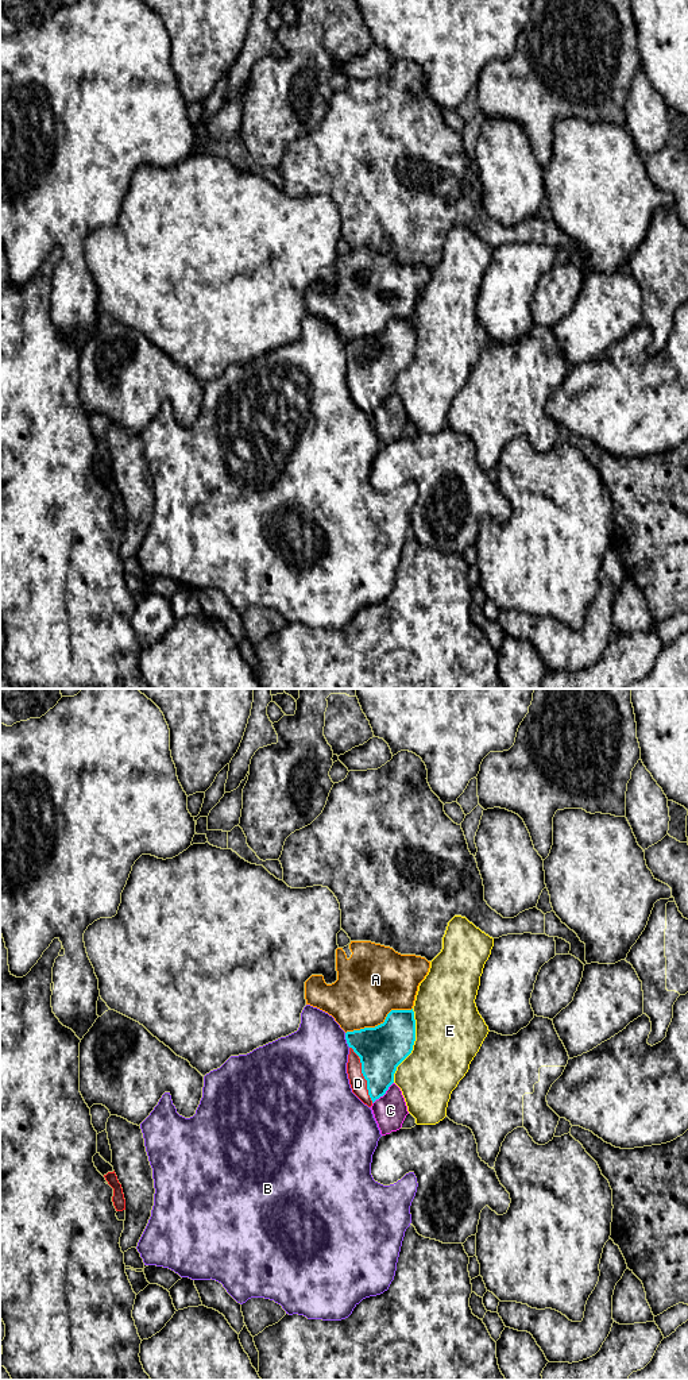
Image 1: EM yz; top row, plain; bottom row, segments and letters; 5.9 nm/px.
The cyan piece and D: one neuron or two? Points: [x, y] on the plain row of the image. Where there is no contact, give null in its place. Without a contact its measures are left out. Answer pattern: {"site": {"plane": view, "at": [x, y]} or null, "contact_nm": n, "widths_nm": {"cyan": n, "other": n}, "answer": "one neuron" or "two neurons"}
{"site": {"plane": "yz", "at": [366, 388]}, "contact_nm": 280, "widths_nm": {"cyan": 280, "other": 100}, "answer": "one neuron"}

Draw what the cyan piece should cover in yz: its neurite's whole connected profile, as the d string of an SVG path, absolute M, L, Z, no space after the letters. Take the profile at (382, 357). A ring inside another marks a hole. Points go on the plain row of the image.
M391 319L375 336L347 340L347 382L352 401L368 416L394 392L397 375L411 362L415 328L411 319Z

